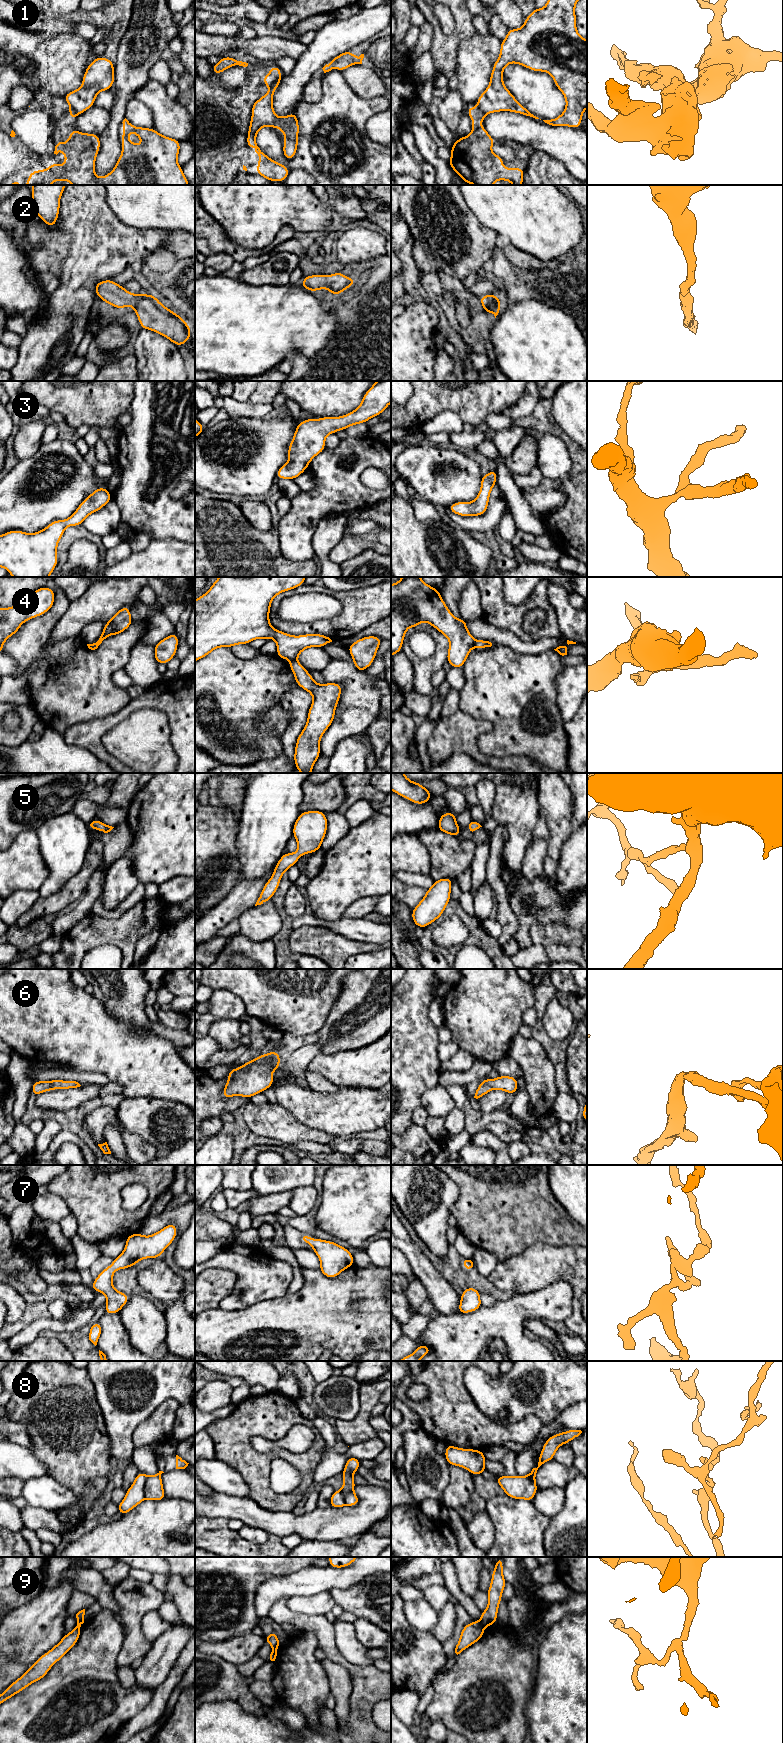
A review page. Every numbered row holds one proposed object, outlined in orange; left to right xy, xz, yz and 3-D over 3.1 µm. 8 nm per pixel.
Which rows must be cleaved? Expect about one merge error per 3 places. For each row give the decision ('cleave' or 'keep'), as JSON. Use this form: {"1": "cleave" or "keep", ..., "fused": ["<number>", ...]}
{"1": "cleave", "2": "keep", "3": "keep", "4": "cleave", "5": "keep", "6": "keep", "7": "keep", "8": "cleave", "9": "cleave", "fused": ["1", "4", "8", "9"]}

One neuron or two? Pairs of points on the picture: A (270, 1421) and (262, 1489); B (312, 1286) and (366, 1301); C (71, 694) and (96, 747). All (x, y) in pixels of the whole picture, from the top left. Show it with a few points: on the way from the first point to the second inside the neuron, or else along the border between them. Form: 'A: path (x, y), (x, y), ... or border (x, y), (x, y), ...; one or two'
A: path (251, 1432), (246, 1437), (246, 1459), (255, 1470); one
B: path (325, 1298), (353, 1298); one
C: border (107, 715), (74, 723), (63, 732); two

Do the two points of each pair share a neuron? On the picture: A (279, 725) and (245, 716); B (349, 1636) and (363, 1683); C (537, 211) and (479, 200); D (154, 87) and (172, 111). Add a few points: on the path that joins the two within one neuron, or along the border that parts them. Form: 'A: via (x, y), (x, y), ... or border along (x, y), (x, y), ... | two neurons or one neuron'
A: border along (277, 703), (257, 725), (277, 737) | two neurons
B: border along (339, 1651), (354, 1664), (372, 1665) | two neurons
C: via (523, 204), (519, 200), (493, 200) | one neuron
D: via (154, 93), (166, 105) | one neuron

